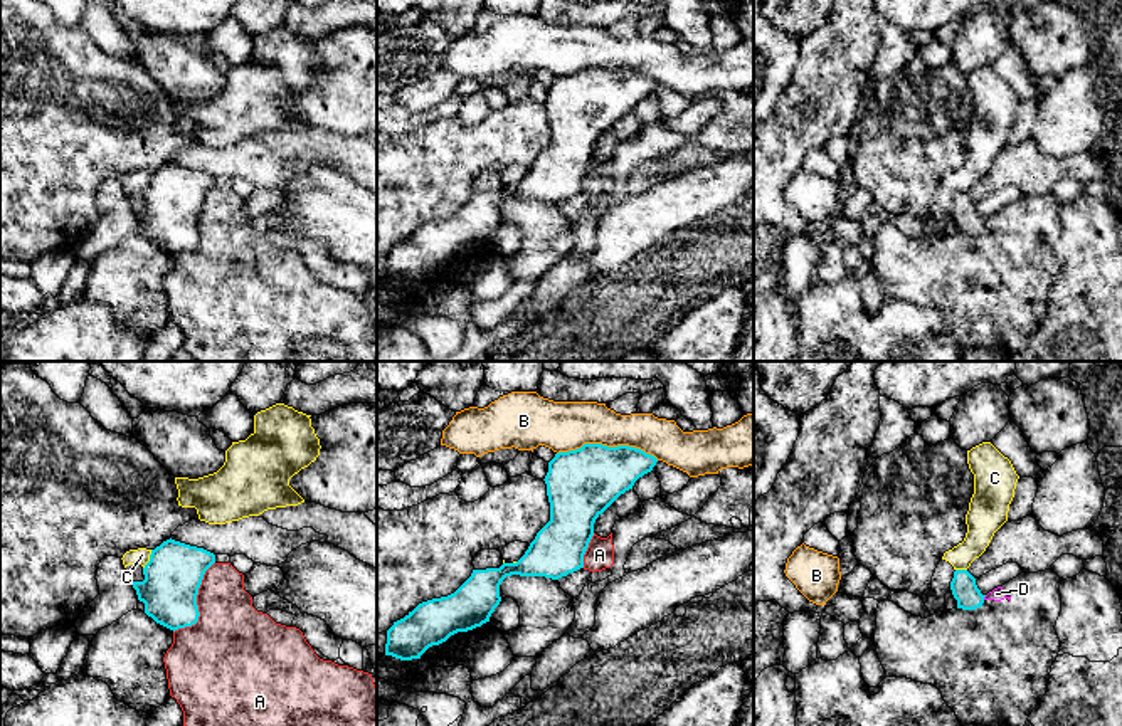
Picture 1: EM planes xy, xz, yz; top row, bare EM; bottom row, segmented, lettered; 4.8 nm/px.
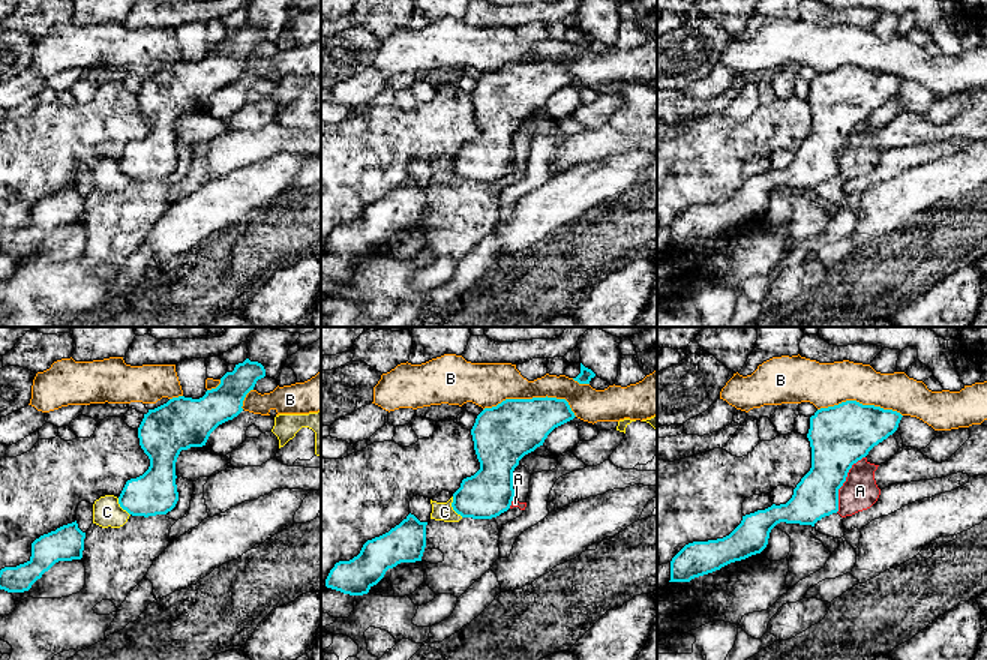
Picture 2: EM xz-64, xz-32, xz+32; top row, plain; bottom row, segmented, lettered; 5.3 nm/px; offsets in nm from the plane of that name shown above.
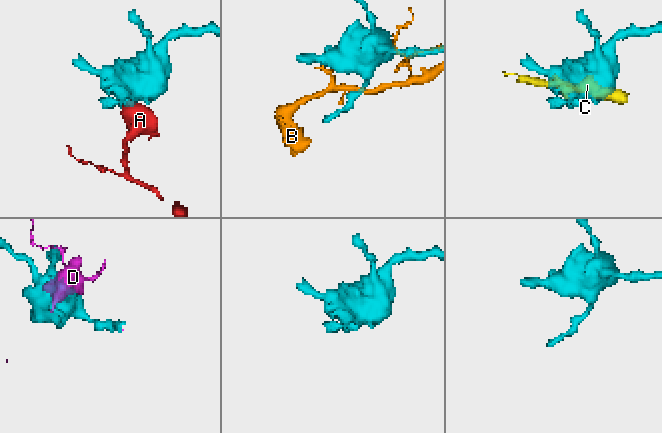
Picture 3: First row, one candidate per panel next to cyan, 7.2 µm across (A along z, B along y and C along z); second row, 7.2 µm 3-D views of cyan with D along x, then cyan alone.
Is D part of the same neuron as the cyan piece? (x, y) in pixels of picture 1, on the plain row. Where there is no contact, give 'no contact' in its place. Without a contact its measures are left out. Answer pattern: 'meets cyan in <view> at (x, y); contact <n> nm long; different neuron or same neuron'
meets cyan in yz at (984, 219); contact 30 nm long; different neuron

